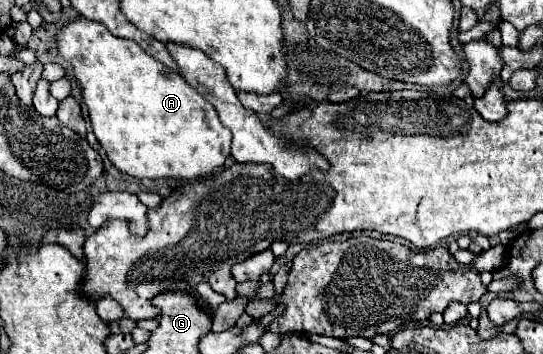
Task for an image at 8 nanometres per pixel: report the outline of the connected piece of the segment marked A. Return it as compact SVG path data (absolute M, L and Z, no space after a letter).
M77 16L57 30L55 44L59 56L73 66L75 80L81 86L83 100L89 108L91 128L101 148L121 172L151 180L193 180L207 176L225 164L231 146L231 132L219 122L213 106L177 72L171 72L157 60L151 60L151 56L145 54L133 40L117 38L103 24Z

